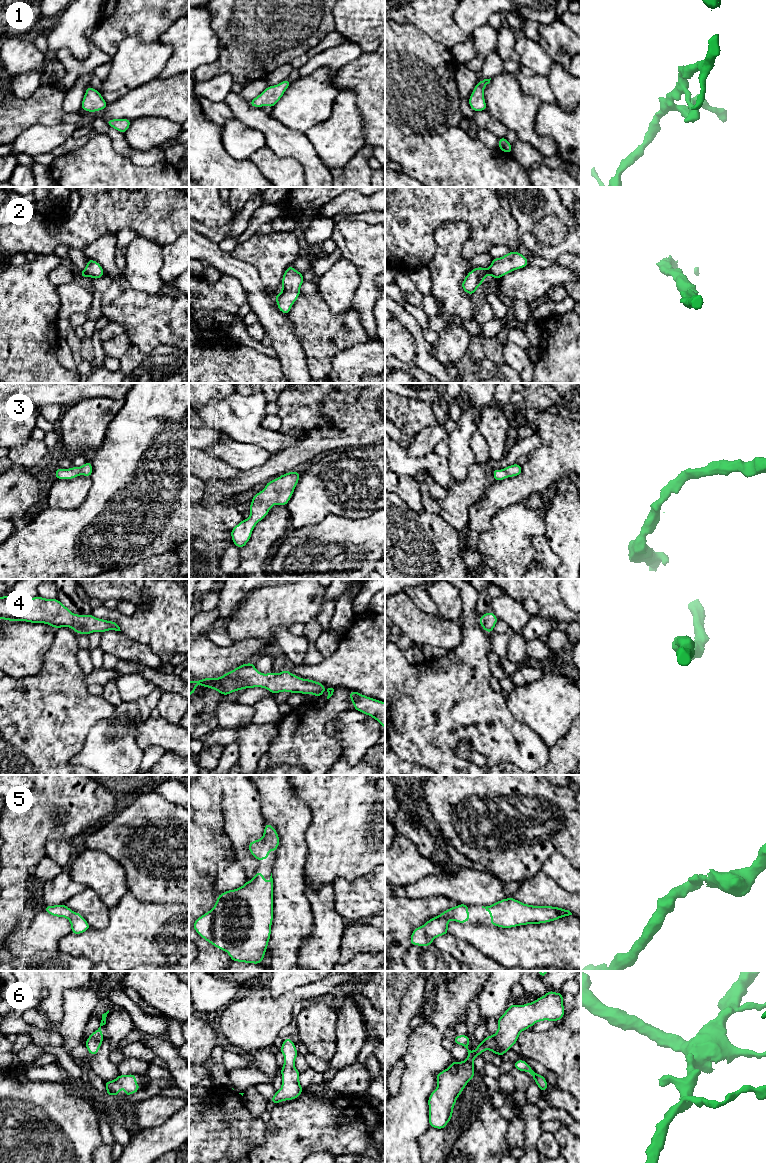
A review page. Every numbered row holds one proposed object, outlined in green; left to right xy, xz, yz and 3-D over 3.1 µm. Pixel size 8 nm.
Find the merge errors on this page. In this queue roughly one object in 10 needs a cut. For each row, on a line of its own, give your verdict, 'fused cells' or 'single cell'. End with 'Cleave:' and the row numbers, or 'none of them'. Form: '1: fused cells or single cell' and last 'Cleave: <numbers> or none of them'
1: single cell
2: single cell
3: single cell
4: single cell
5: single cell
6: single cell
Cleave: none of them

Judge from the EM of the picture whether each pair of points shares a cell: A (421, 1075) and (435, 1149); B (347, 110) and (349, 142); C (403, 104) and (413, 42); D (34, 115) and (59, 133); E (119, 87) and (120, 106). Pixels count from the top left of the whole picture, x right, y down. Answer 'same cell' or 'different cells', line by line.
A: different cells
B: same cell
C: same cell
D: different cells
E: different cells

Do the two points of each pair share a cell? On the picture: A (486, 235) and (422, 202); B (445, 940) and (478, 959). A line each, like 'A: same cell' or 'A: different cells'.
A: same cell
B: same cell

